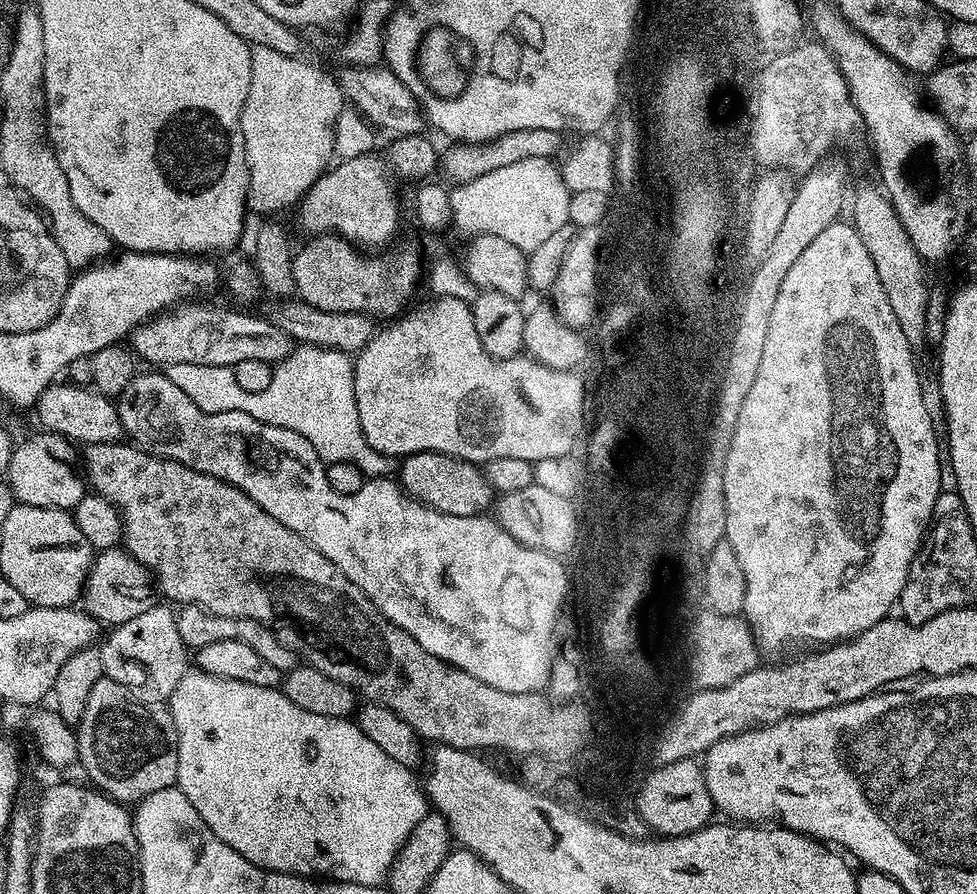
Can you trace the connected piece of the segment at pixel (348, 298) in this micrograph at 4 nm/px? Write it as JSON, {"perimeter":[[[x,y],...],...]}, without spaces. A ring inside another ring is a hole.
{"perimeter":[[[332,236],[317,237],[310,243],[292,257],[295,295],[305,304],[327,312],[357,312],[373,318],[396,318],[413,303],[412,295],[420,284],[418,253],[361,254],[347,240]]]}

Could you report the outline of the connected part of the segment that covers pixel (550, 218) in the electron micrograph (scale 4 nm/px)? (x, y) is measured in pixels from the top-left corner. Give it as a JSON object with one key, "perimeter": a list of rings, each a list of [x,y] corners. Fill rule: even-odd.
{"perimeter":[[[526,158],[526,162],[513,162],[511,166],[490,170],[490,174],[482,174],[482,178],[474,178],[468,184],[456,184],[450,192],[454,228],[466,238],[486,234],[494,234],[494,238],[506,238],[506,242],[518,246],[526,254],[542,246],[550,234],[566,227],[570,214],[572,192],[563,180],[561,169],[552,163],[551,159]]]}

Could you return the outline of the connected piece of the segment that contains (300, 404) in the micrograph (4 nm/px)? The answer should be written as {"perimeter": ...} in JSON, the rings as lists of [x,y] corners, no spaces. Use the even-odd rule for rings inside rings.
{"perimeter":[[[300,344],[293,347],[292,353],[279,364],[275,365],[272,381],[262,394],[250,394],[234,382],[234,374],[231,368],[222,366],[194,366],[190,362],[178,362],[177,364],[165,364],[162,371],[174,386],[179,386],[198,406],[207,412],[225,412],[226,410],[238,410],[258,418],[264,424],[273,424],[286,430],[294,430],[294,434],[302,434],[318,450],[325,465],[334,463],[352,463],[360,472],[368,478],[384,478],[393,471],[393,457],[384,456],[381,452],[375,452],[366,442],[362,434],[362,426],[358,422],[358,402],[356,401],[356,387],[354,386],[354,360],[347,352],[339,352],[333,348],[317,348],[315,344]]]}

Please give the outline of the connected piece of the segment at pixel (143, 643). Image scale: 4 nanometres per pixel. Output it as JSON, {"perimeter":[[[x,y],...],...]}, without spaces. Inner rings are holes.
{"perimeter":[[[153,606],[142,610],[138,618],[130,618],[130,622],[115,625],[109,631],[112,633],[108,637],[107,635],[103,637],[104,644],[102,640],[99,645],[105,677],[126,686],[132,697],[141,700],[143,704],[164,704],[171,701],[178,682],[182,682],[185,672],[190,668],[190,652],[185,648],[182,637],[178,635],[176,612],[171,607],[168,608]]]}

